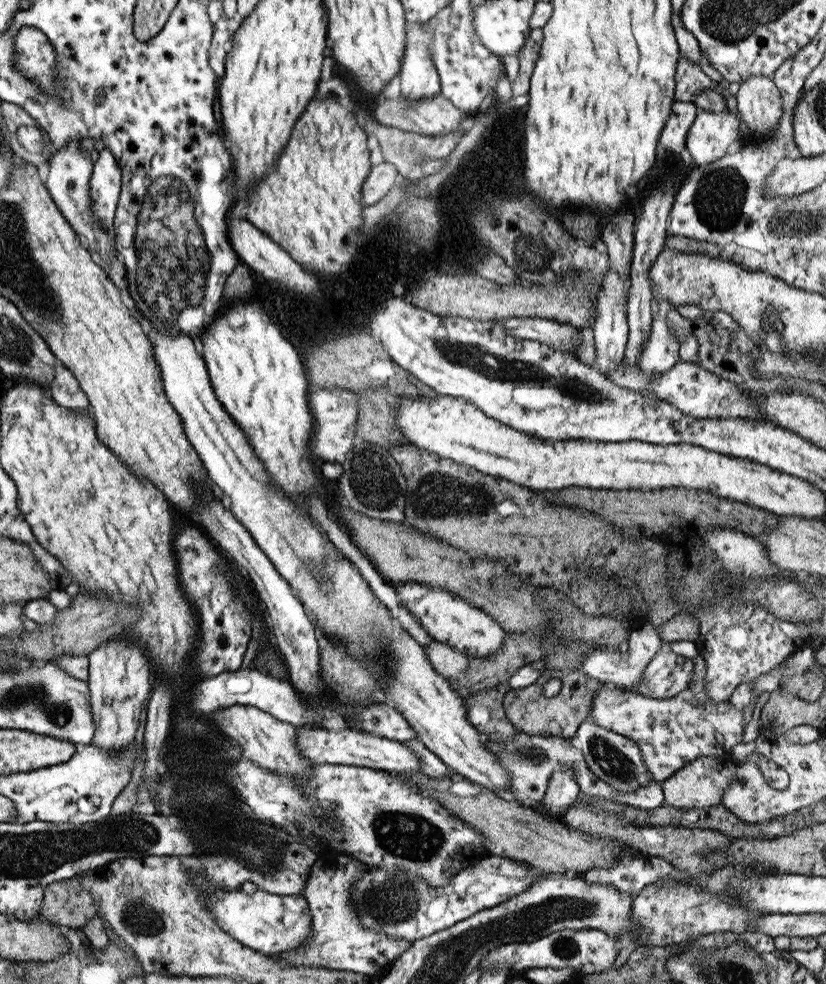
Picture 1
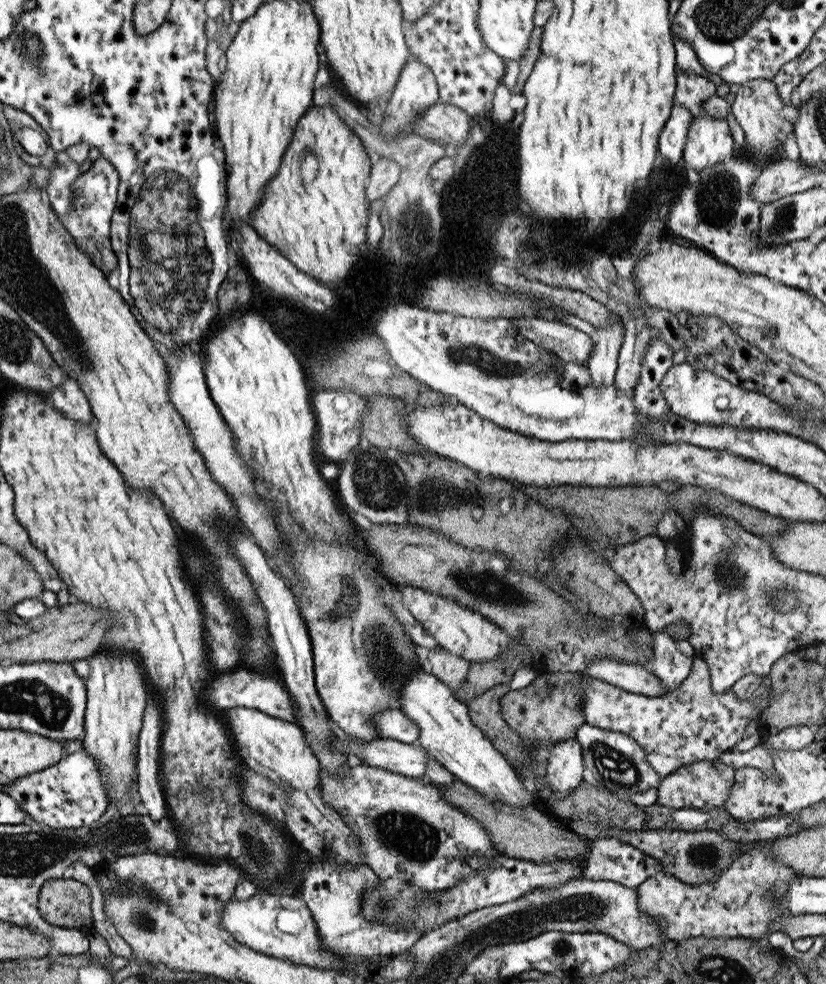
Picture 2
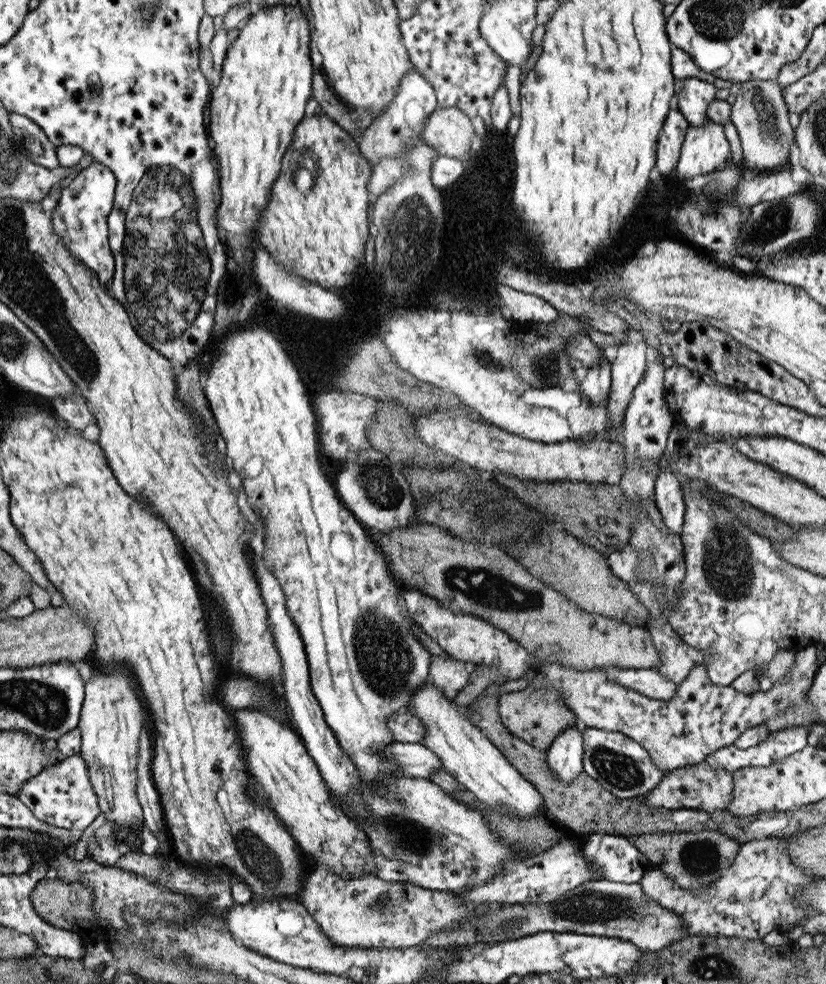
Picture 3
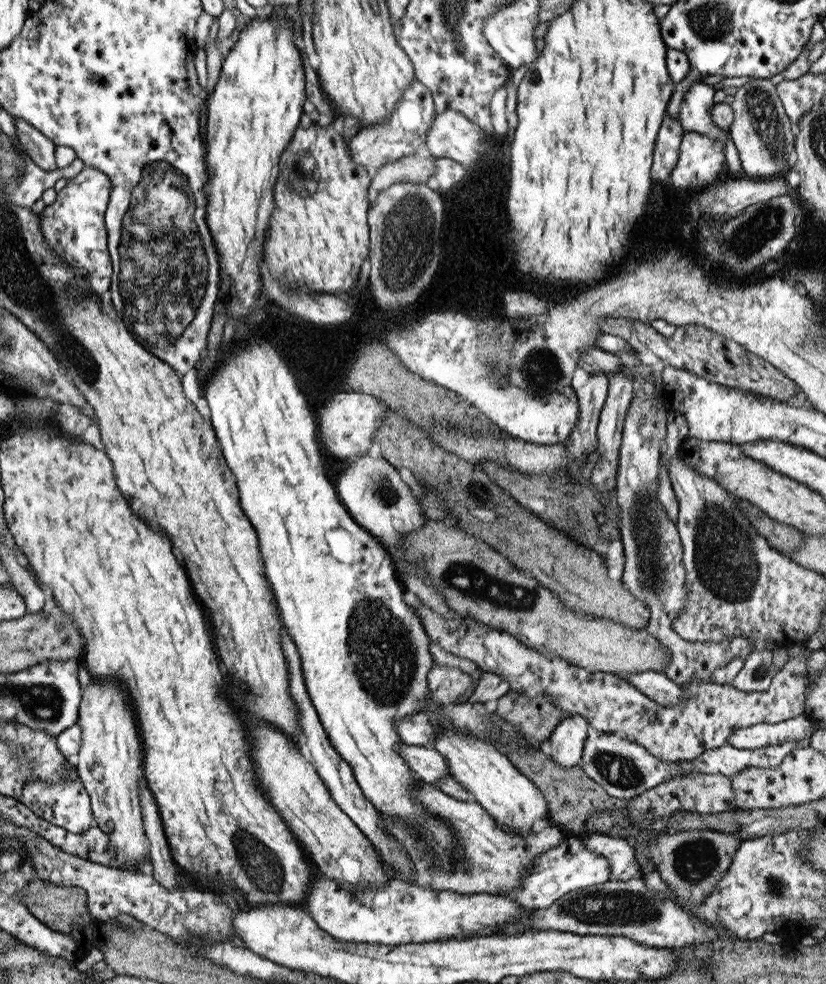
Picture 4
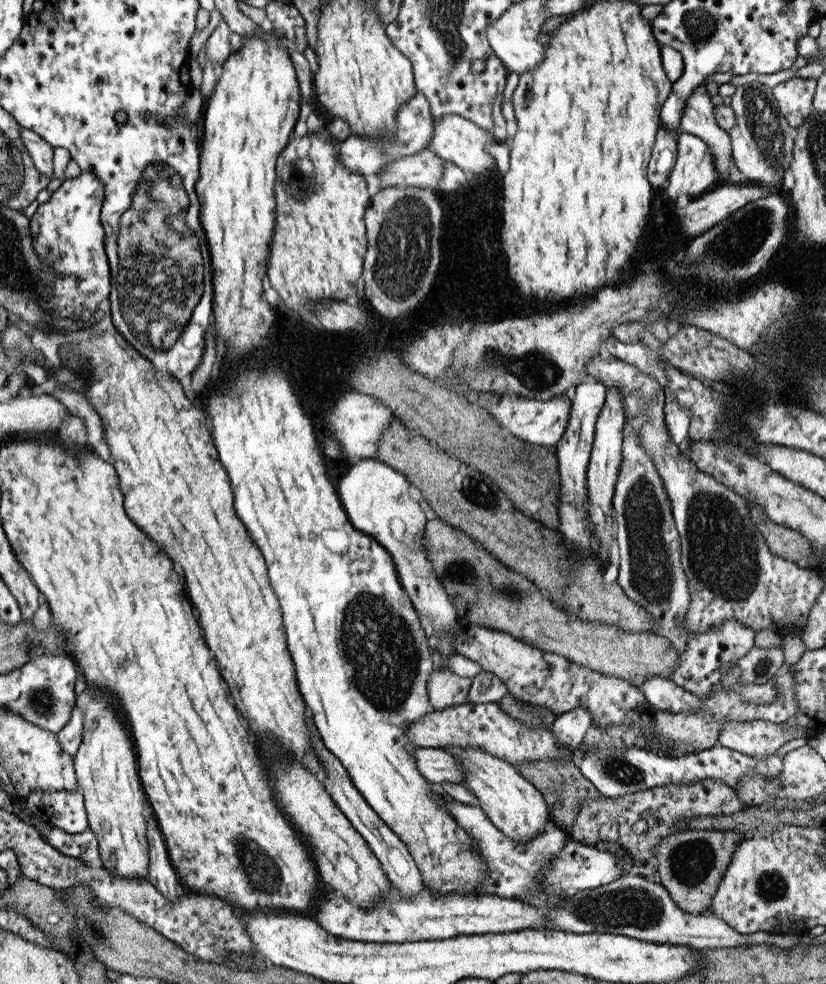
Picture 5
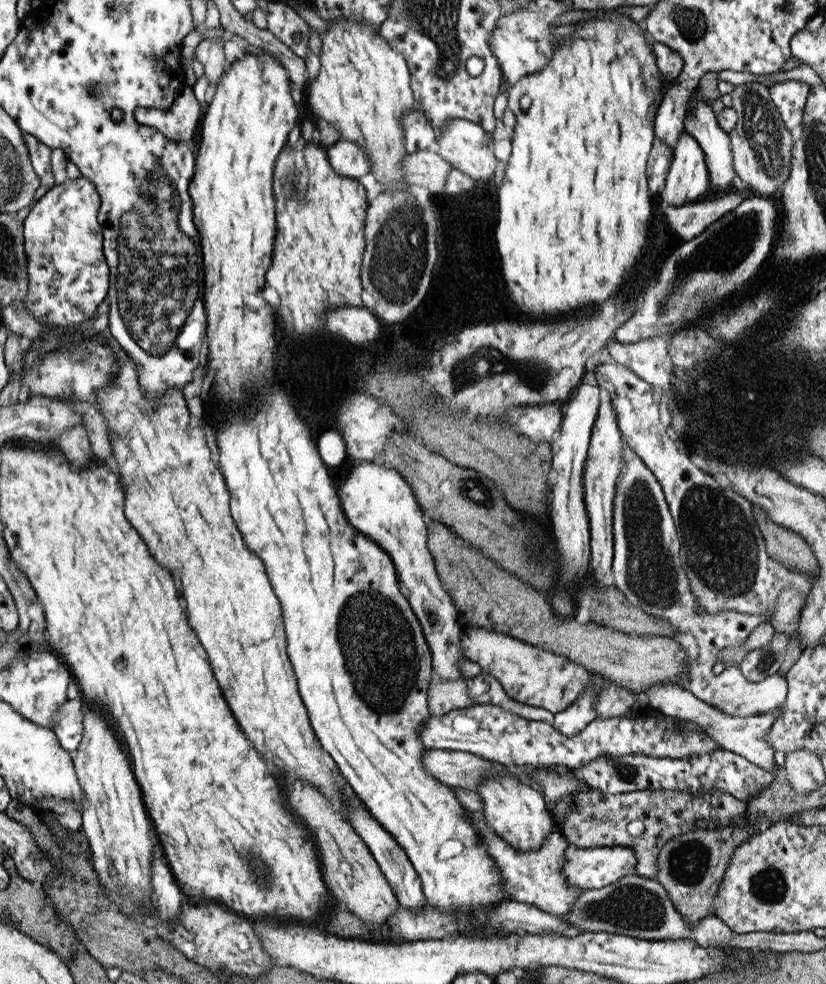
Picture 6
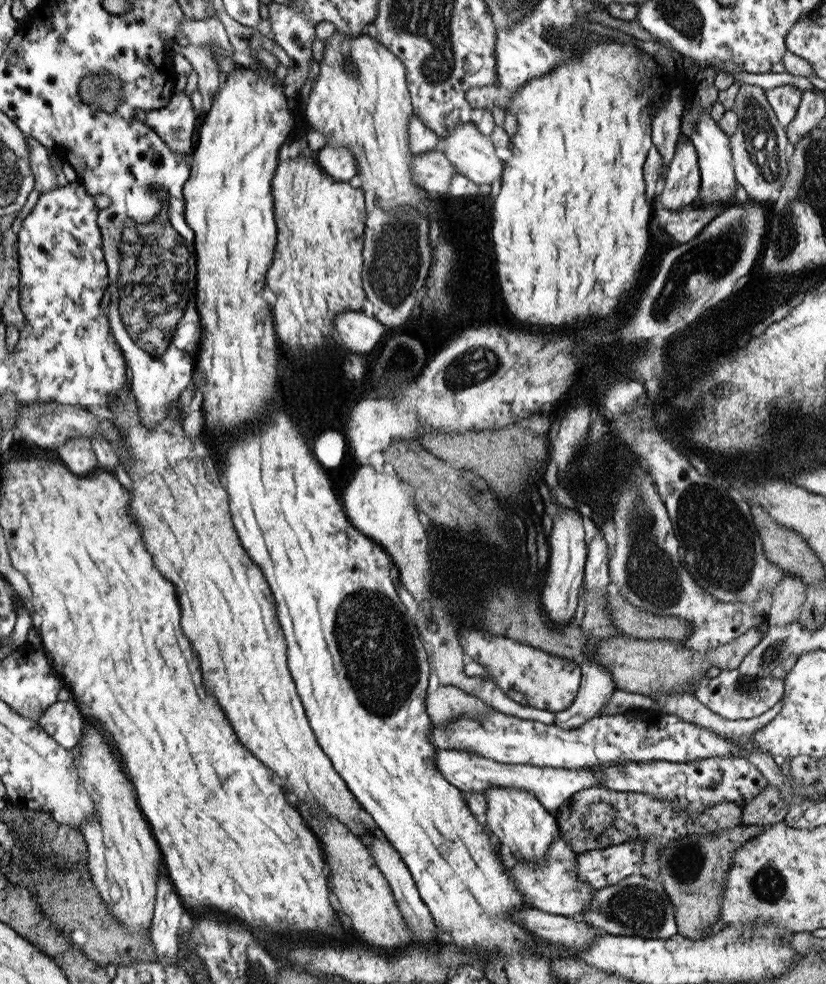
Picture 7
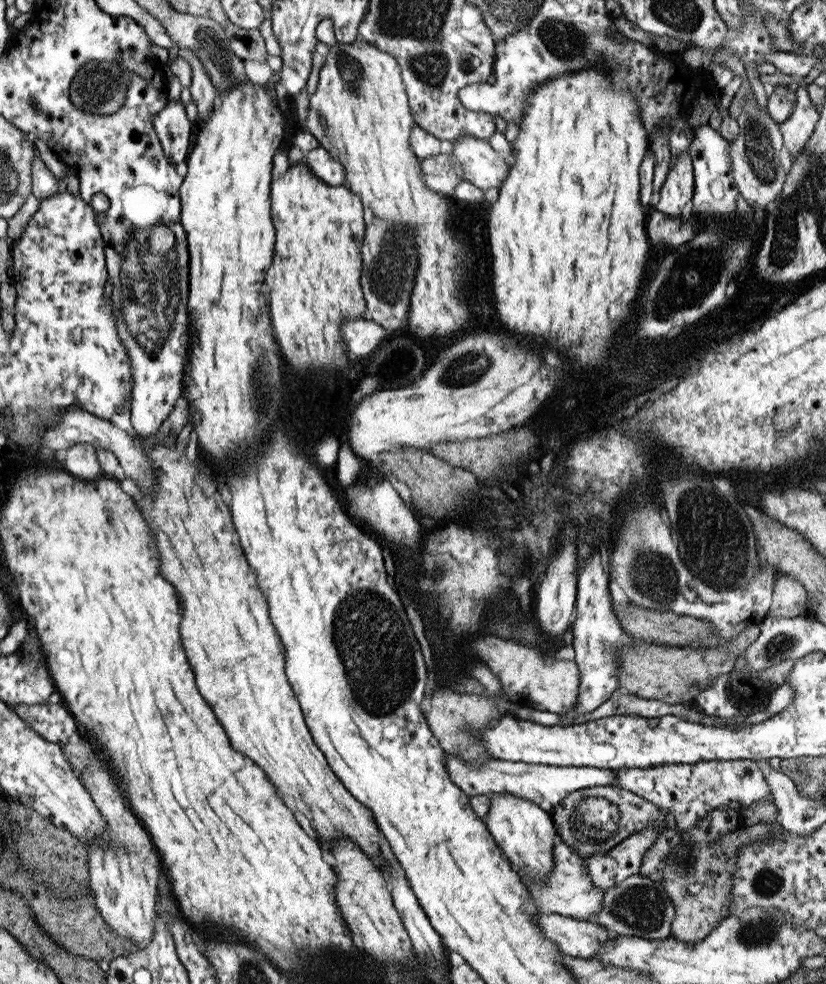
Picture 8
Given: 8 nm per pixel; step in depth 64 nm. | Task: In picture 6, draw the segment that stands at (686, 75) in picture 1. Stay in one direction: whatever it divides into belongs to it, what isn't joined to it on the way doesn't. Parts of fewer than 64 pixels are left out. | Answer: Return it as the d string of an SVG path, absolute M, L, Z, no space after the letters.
M698 100L694 103L692 113L685 117L685 132L695 138L706 156L707 196L731 190L733 178L737 175L733 168L731 138L720 128L711 104Z

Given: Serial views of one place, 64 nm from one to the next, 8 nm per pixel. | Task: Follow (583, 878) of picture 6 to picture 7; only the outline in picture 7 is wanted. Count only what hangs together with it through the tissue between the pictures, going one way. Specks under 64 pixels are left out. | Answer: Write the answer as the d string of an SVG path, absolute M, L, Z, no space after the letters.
M630 840L618 846L603 847L603 850L586 851L574 854L576 859L576 878L584 884L590 884L595 890L613 886L628 876L638 874L640 859L642 859L642 840Z

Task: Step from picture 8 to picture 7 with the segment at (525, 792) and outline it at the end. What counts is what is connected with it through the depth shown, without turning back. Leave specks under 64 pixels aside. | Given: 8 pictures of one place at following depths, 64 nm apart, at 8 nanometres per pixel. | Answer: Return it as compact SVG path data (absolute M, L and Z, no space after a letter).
M458 748L437 749L435 763L440 772L445 776L445 779L463 792L484 793L493 786L521 788L526 792L533 792L538 802L551 812L564 804L575 792L580 792L580 790L585 788L596 787L597 782L603 780L600 771L593 771L586 767L583 769L565 769L537 767L529 764L504 764L466 752L466 750L458 750Z

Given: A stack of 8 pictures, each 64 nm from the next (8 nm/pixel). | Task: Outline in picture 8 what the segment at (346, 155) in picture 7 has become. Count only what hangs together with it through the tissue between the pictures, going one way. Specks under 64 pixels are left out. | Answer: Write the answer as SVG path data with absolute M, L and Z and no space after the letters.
M319 146L304 155L303 164L309 168L309 172L313 172L314 176L332 186L343 184L344 165L340 161L336 161L325 148Z

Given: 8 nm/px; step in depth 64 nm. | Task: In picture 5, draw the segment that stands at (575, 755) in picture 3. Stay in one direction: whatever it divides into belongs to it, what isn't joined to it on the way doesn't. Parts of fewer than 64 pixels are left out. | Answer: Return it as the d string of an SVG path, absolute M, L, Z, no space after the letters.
M576 707L574 710L556 715L550 727L561 745L569 753L573 753L580 746L590 726L594 726L590 712L587 708Z

